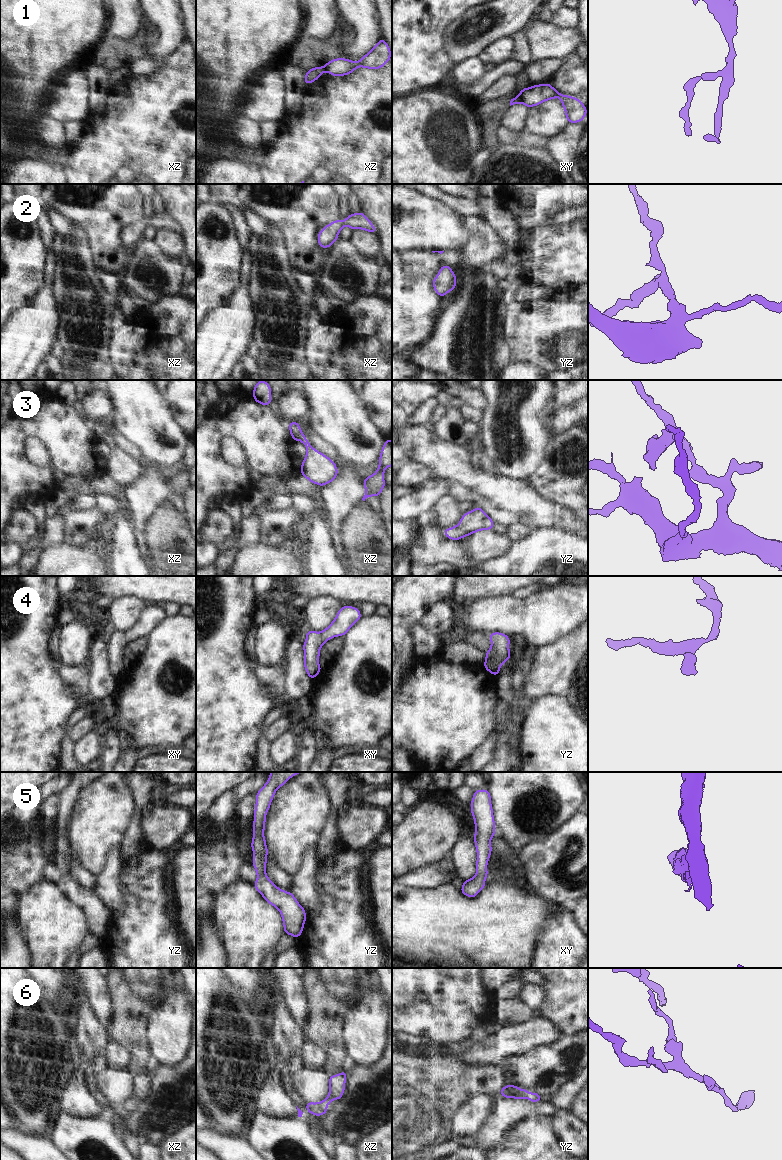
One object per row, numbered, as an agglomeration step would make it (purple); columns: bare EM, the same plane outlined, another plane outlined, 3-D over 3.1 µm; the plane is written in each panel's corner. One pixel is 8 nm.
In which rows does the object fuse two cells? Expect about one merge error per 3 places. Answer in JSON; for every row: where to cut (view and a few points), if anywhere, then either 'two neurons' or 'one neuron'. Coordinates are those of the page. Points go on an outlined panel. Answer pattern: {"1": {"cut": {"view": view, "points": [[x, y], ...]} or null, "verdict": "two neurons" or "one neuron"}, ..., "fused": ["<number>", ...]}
{"1": {"cut": {"view": "xy", "points": [[519, 96], [521, 101]]}, "verdict": "two neurons"}, "2": {"cut": null, "verdict": "one neuron"}, "3": {"cut": null, "verdict": "one neuron"}, "4": {"cut": null, "verdict": "one neuron"}, "5": {"cut": null, "verdict": "one neuron"}, "6": {"cut": {"view": "yz", "points": [[519, 1089], [524, 1096]]}, "verdict": "two neurons"}, "fused": ["1", "6"]}

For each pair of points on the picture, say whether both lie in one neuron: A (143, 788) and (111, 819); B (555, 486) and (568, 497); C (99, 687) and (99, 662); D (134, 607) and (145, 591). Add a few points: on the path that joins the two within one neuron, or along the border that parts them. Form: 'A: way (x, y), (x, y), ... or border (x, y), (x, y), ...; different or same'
A: border (127, 782), (133, 801), (136, 804); different
B: way (558, 487), (565, 494); same
C: way (99, 681), (99, 668); same
D: border (115, 599), (136, 597), (144, 601); different

